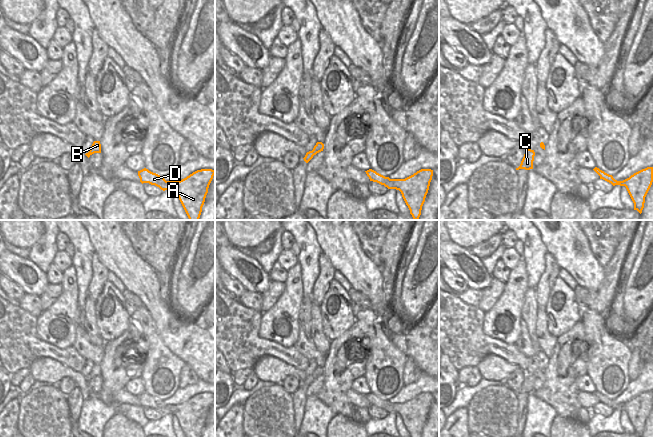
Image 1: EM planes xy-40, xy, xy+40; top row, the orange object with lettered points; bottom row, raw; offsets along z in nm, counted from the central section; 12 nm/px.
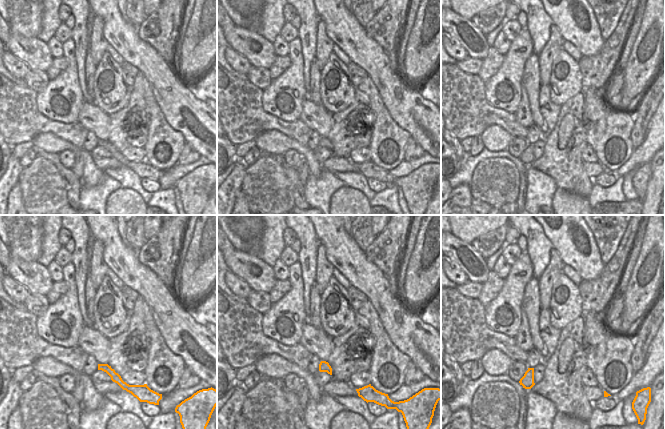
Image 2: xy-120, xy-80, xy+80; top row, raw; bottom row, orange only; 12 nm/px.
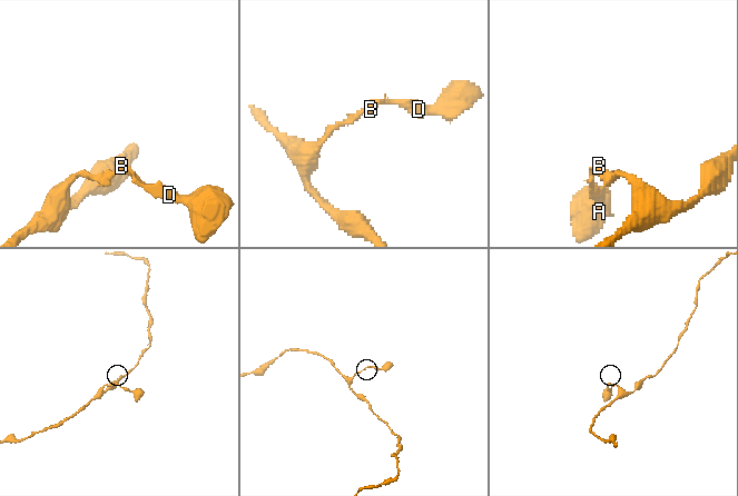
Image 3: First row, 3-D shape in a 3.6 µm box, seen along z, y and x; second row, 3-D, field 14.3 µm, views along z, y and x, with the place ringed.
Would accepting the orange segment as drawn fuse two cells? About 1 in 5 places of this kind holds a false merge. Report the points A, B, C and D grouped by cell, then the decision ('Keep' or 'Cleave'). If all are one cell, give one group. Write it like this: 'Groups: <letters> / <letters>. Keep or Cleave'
Groups: A B C D. Keep.

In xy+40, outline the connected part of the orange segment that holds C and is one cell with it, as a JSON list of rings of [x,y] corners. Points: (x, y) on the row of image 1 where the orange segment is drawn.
[[[526,149],[524,157],[521,161],[521,164],[516,170],[525,169],[530,170],[533,169],[533,161],[534,161],[535,152],[531,149]]]

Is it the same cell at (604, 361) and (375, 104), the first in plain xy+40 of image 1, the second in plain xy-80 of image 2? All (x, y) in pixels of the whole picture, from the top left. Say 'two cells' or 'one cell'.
one cell

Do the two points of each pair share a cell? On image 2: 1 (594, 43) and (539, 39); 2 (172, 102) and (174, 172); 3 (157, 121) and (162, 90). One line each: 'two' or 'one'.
1: two
2: two
3: two

